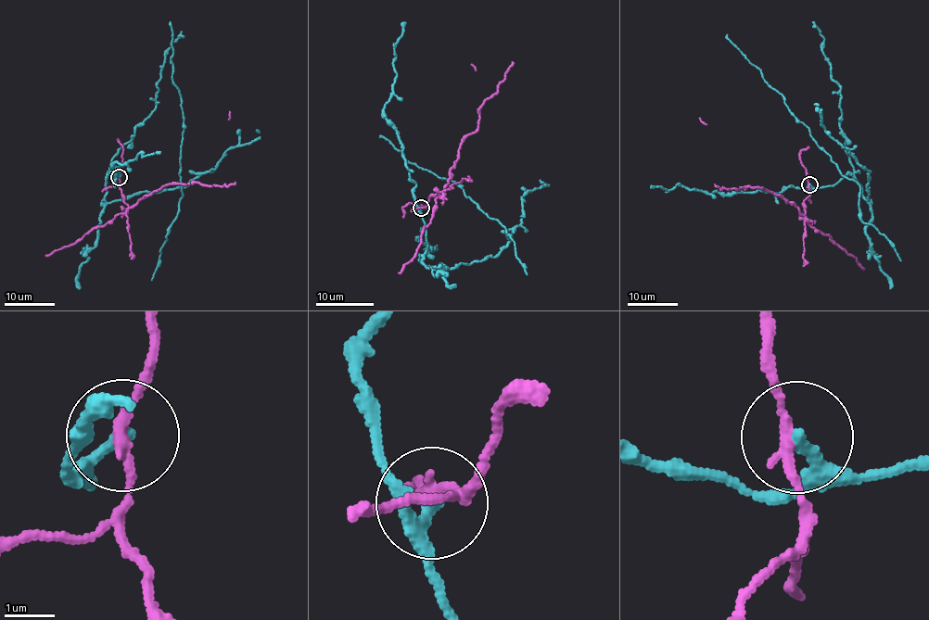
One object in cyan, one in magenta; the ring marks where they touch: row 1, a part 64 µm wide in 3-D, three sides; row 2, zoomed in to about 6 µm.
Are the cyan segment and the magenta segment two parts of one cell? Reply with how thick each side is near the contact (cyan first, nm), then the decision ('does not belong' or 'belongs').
calibres 240 and 200 nm; does not belong

